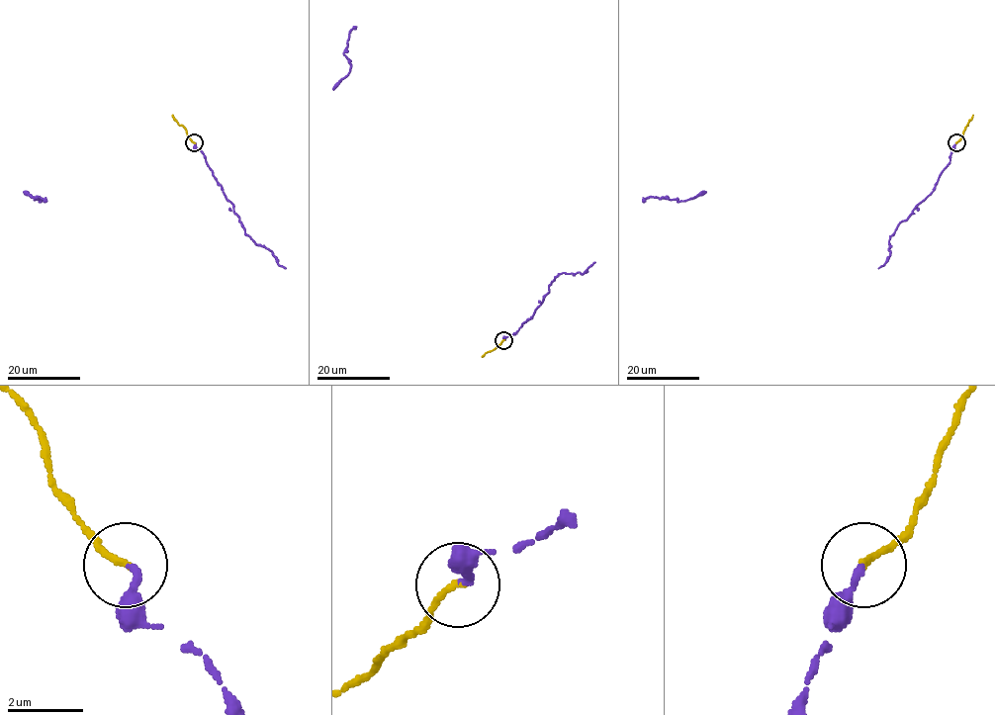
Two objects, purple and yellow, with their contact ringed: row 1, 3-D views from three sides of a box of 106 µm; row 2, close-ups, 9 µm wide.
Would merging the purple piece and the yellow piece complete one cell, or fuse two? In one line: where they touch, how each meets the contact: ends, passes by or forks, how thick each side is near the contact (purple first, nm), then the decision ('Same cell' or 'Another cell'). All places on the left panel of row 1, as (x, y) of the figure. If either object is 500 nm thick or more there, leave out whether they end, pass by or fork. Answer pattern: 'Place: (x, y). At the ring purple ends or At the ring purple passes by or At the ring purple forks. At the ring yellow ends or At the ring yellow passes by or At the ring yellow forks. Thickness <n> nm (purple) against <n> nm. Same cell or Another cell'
Place: (194, 142). At the ring purple ends. At the ring yellow ends. Thickness 180 nm (purple) against 160 nm. Same cell

